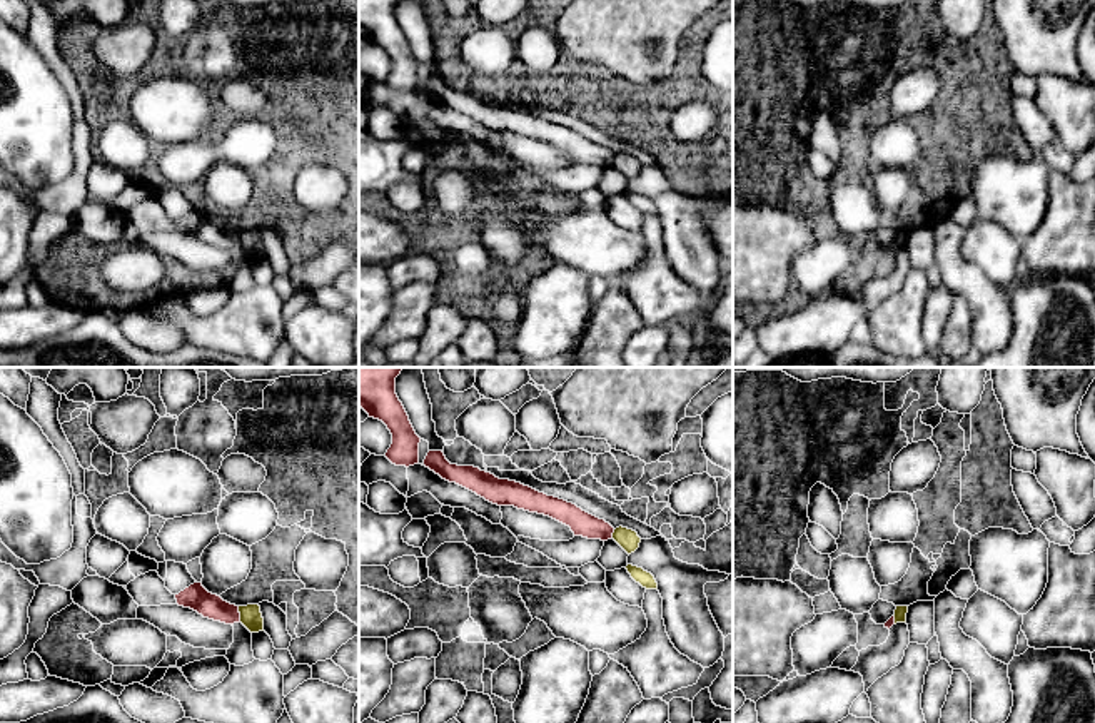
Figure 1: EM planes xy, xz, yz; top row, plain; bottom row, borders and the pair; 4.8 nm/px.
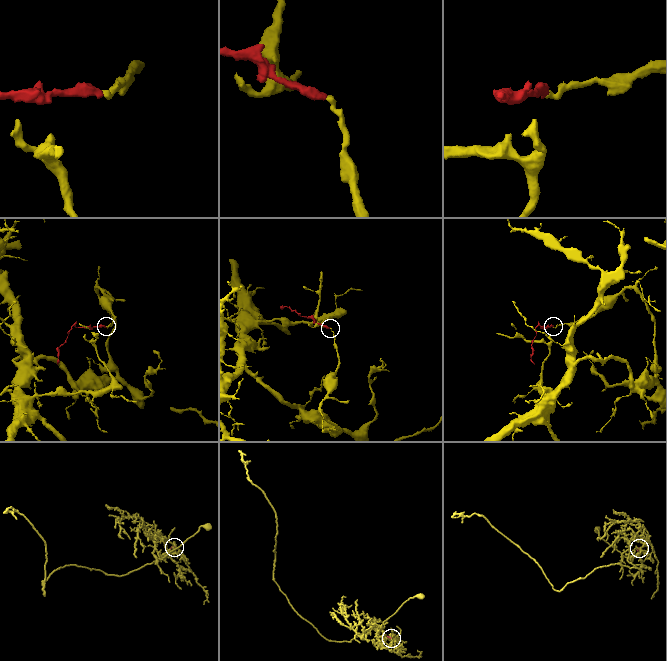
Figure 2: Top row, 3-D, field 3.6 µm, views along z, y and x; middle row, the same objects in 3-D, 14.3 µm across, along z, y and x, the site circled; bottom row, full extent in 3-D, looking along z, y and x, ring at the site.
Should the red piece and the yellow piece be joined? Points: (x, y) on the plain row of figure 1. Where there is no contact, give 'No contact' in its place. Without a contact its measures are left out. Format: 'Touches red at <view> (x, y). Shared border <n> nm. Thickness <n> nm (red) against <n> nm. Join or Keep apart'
Touches red at xy (239, 241). Shared border 80 nm. Thickness 120 nm (red) against 110 nm. Keep apart

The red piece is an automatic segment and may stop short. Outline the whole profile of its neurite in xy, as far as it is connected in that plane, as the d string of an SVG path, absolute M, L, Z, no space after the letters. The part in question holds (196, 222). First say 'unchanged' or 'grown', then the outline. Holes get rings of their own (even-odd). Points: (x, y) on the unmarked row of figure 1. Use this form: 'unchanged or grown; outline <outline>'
unchanged; outline M194 209L179 220L177 230L190 234L204 244L220 247L225 250L240 249L239 232L224 227L220 222L209 219L202 209Z

